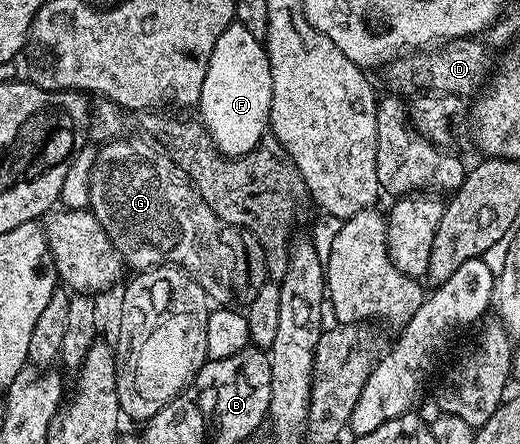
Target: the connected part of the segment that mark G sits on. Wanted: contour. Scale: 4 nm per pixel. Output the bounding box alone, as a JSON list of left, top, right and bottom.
[88,136,235,308]

